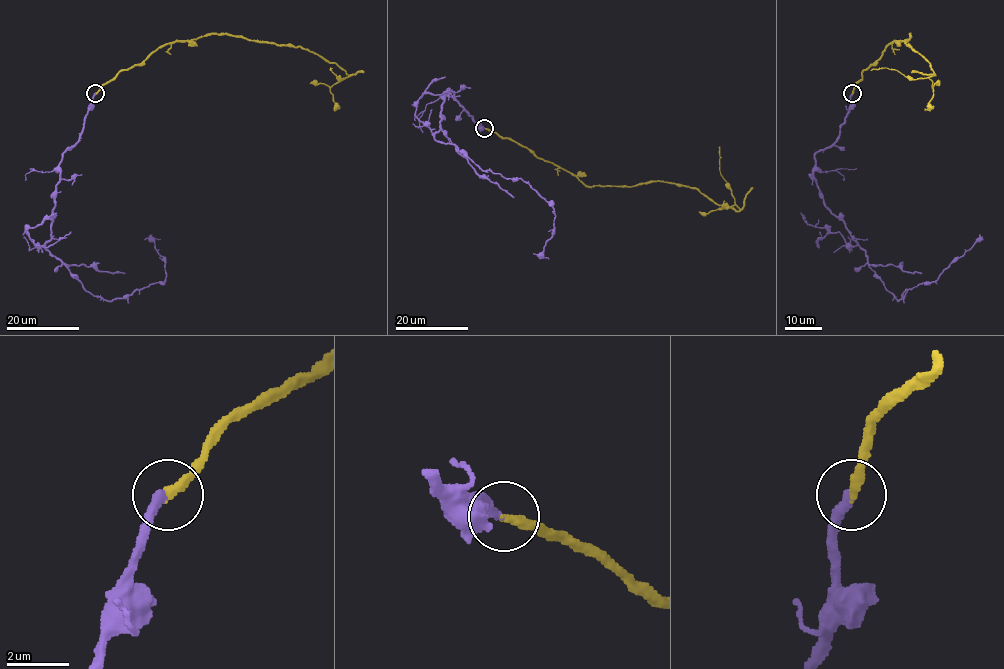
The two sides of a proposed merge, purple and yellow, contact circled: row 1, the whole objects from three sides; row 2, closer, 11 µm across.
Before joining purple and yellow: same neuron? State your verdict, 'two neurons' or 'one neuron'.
one neuron

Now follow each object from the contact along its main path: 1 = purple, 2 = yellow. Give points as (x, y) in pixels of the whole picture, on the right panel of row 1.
1: (852, 93), (838, 138), (814, 155), (814, 178), (823, 204), (864, 249), (885, 287), (902, 298), (982, 239)
2: (852, 93), (862, 72), (886, 48), (909, 34), (905, 43), (935, 75), (908, 79), (895, 69), (870, 70)

